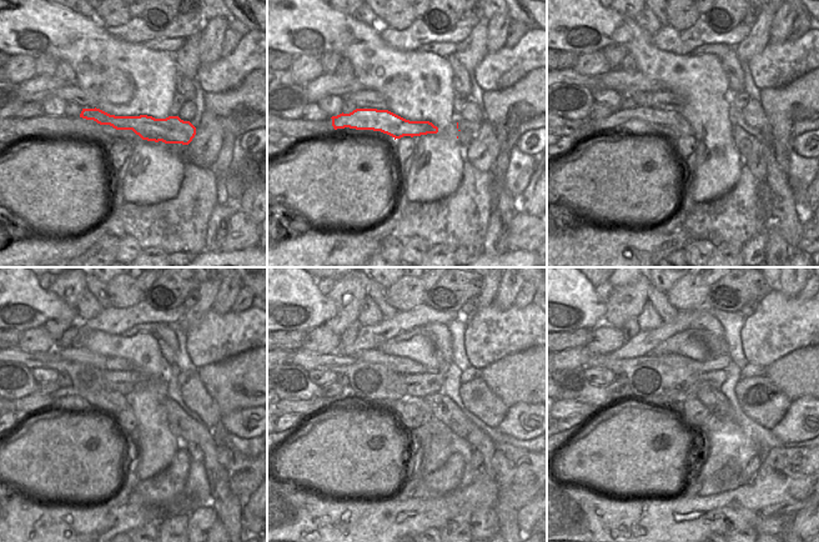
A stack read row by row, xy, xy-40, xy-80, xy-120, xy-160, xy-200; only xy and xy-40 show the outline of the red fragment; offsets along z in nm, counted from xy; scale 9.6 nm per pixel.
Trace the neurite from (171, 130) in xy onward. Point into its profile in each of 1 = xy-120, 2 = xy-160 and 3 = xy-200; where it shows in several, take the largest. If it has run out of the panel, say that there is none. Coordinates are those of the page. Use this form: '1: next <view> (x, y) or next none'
1: next xy-120 (109, 402)
2: next xy-160 (311, 406)
3: next xy-200 (572, 406)

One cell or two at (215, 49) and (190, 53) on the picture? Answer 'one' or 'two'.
two

